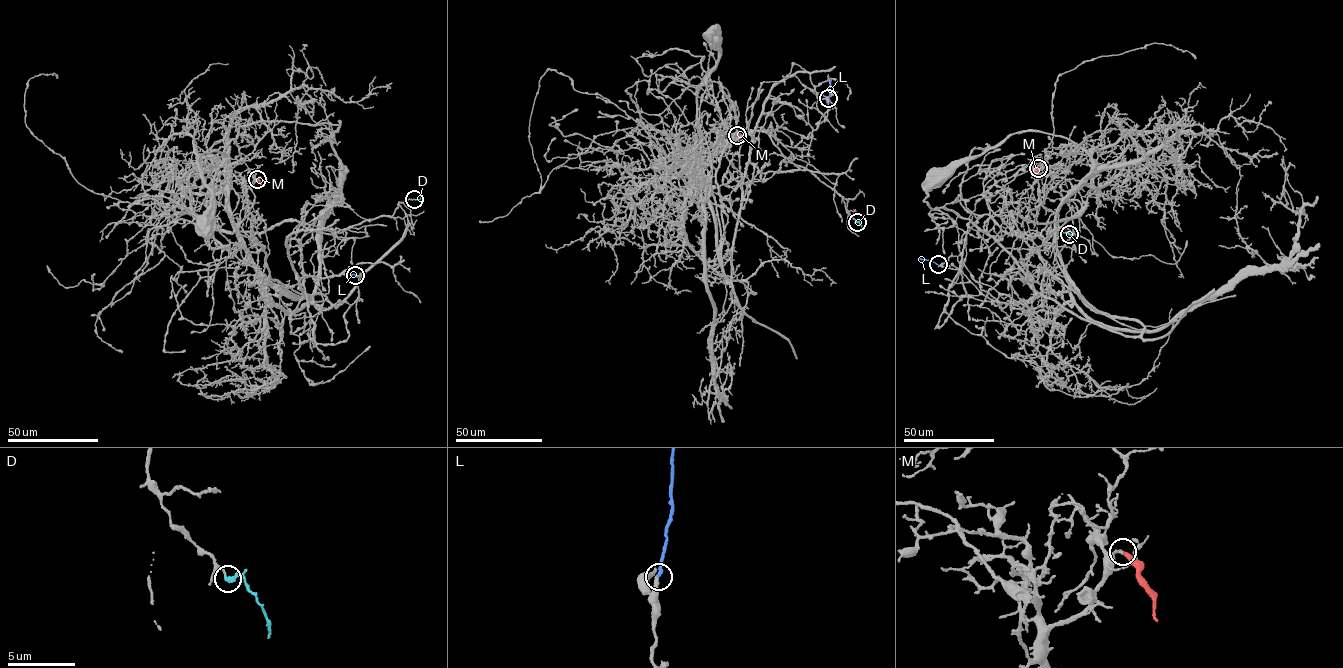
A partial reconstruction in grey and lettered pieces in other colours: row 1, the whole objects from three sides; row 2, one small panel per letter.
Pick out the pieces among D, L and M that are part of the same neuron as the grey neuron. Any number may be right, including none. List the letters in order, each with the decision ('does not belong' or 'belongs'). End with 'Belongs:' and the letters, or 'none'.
D: belongs
L: belongs
M: does not belong
Belongs: D, L

